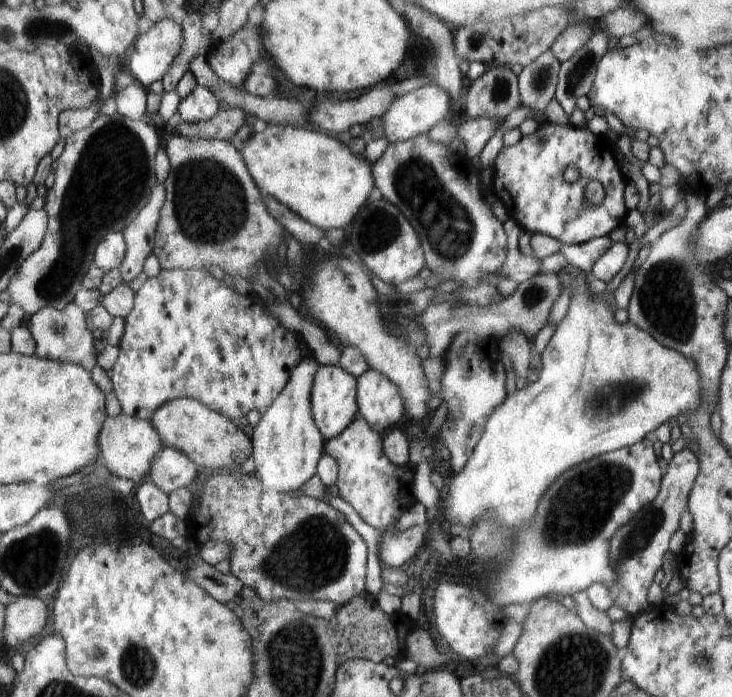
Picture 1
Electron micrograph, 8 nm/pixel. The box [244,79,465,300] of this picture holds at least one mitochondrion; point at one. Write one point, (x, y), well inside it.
(379, 230)

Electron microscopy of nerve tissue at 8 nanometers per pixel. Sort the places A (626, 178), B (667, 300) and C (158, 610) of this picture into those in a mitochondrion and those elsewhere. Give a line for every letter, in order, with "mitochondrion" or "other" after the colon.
A: other
B: mitochondrion
C: other

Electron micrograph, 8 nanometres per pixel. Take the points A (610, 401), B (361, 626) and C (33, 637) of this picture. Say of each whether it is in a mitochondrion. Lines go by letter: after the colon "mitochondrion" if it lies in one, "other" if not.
A: mitochondrion
B: other
C: other

